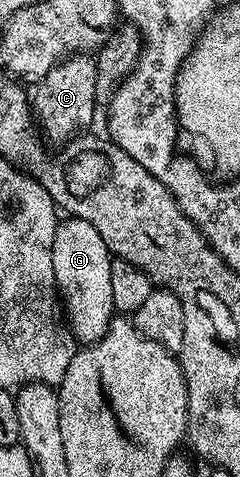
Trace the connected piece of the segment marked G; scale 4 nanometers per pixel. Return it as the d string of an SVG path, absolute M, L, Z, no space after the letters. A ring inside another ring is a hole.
M71 216L59 219L52 238L52 270L70 333L79 345L95 344L115 319L112 302L112 257L100 230L92 222Z

